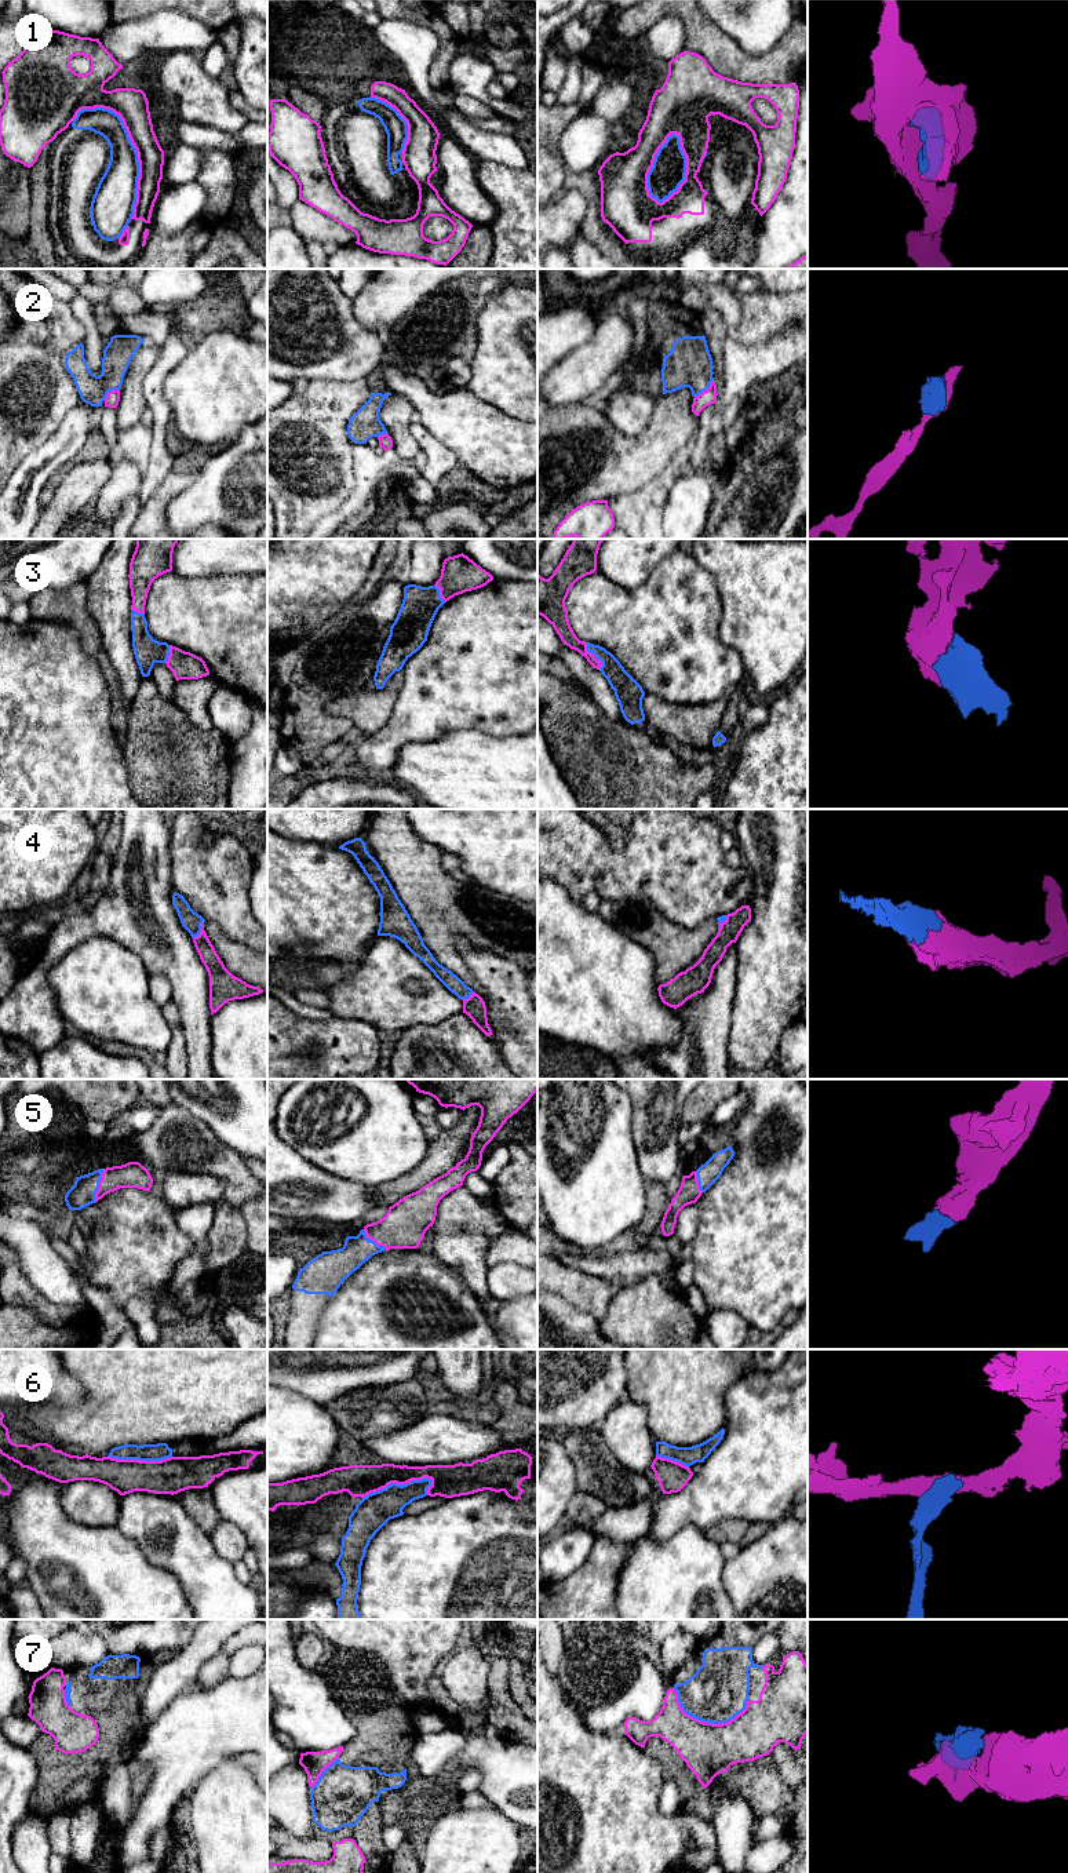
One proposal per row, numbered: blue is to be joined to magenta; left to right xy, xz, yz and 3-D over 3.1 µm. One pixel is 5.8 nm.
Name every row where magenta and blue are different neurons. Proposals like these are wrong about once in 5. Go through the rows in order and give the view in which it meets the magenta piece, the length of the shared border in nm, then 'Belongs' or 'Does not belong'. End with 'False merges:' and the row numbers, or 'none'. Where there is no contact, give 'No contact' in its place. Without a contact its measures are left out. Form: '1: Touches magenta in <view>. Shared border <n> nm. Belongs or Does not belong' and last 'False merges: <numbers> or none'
1: Touches magenta in xy. Shared border 700 nm. Does not belong
2: Touches magenta in yz. Shared border 160 nm. Does not belong
3: Touches magenta in yz. Shared border 190 nm. Belongs
4: Touches magenta in xy. Shared border 130 nm. Belongs
5: Touches magenta in xy. Shared border 200 nm. Belongs
6: Touches magenta in xz. Shared border 420 nm. Does not belong
7: Touches magenta in yz. Shared border 440 nm. Belongs
False merges: 1, 2, 6

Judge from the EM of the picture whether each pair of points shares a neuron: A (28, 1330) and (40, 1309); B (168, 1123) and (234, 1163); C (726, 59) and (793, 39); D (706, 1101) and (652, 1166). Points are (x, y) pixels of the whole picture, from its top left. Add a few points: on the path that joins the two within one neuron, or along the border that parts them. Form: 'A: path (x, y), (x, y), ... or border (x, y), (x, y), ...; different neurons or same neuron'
A: border (14, 1304), (21, 1304), (37, 1319), (50, 1325); different neurons
B: path (185, 1140), (192, 1147), (218, 1159); same neuron
C: path (743, 64), (769, 64), (777, 55); same neuron
D: border (691, 1093), (684, 1106), (681, 1123); different neurons

